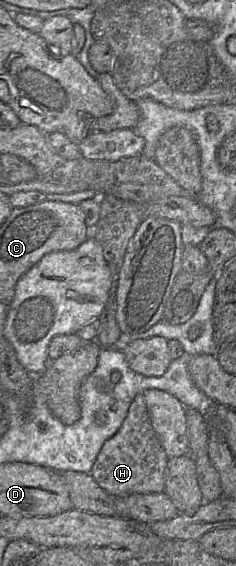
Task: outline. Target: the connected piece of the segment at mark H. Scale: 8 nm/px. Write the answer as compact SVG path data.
M142 394L132 400L117 432L102 445L91 468L96 483L112 496L134 493L158 493L164 490L164 469L168 461L154 429Z

